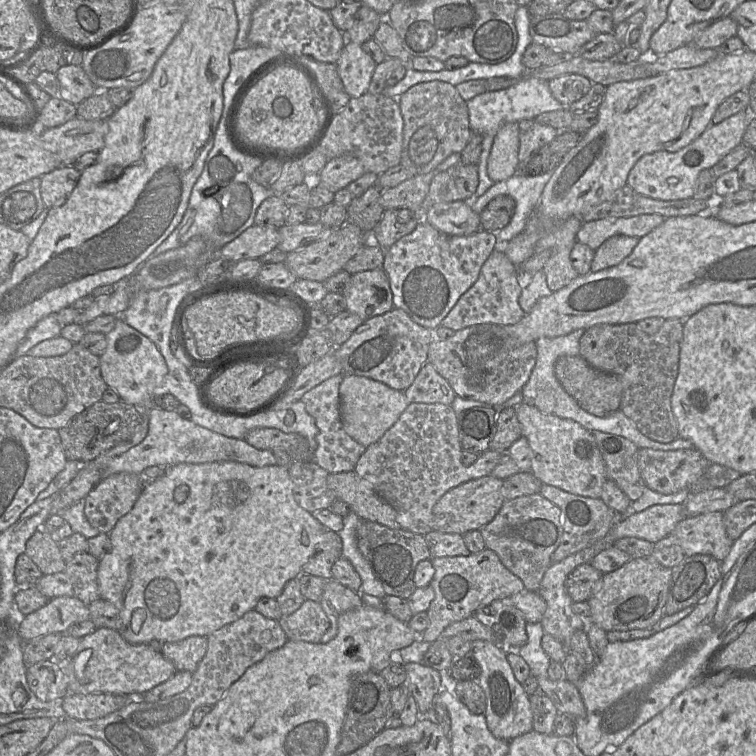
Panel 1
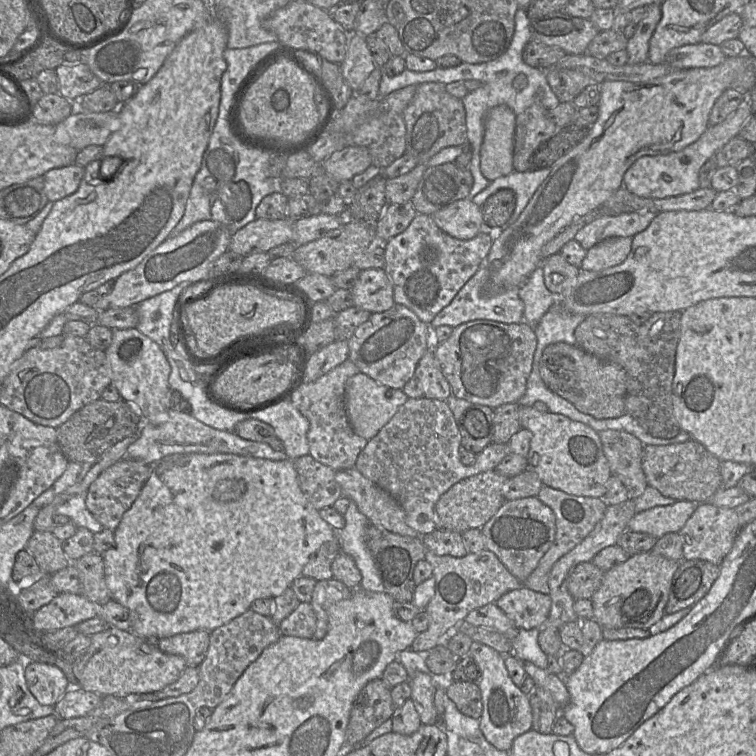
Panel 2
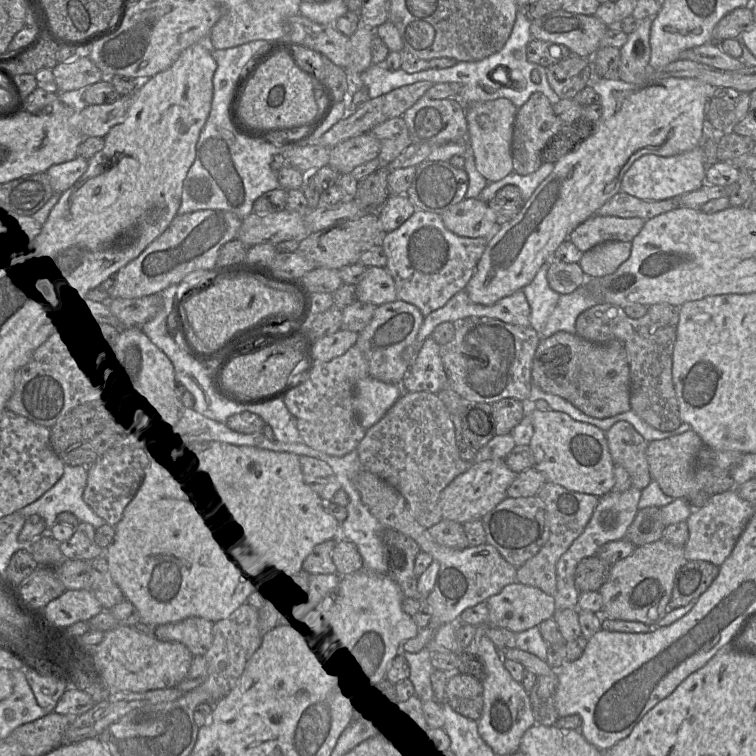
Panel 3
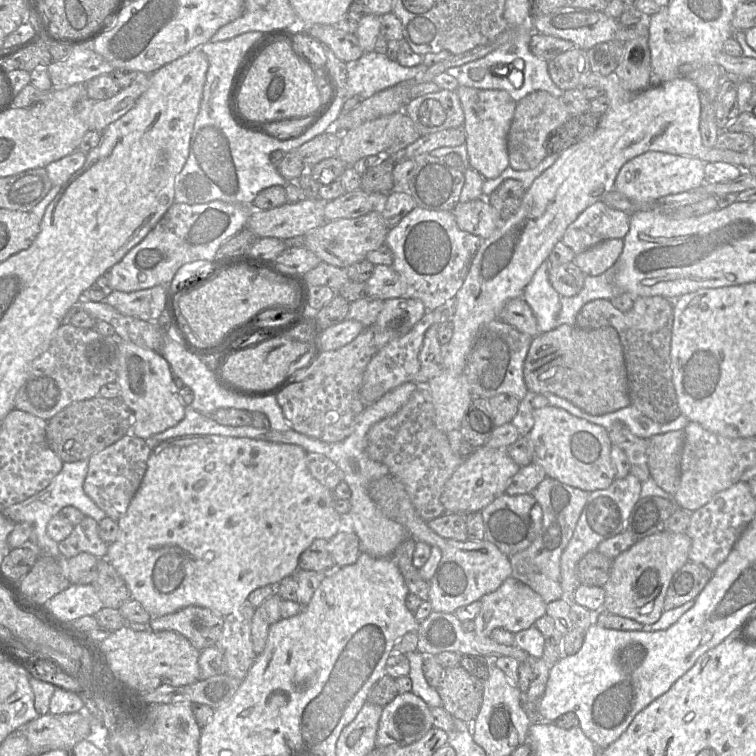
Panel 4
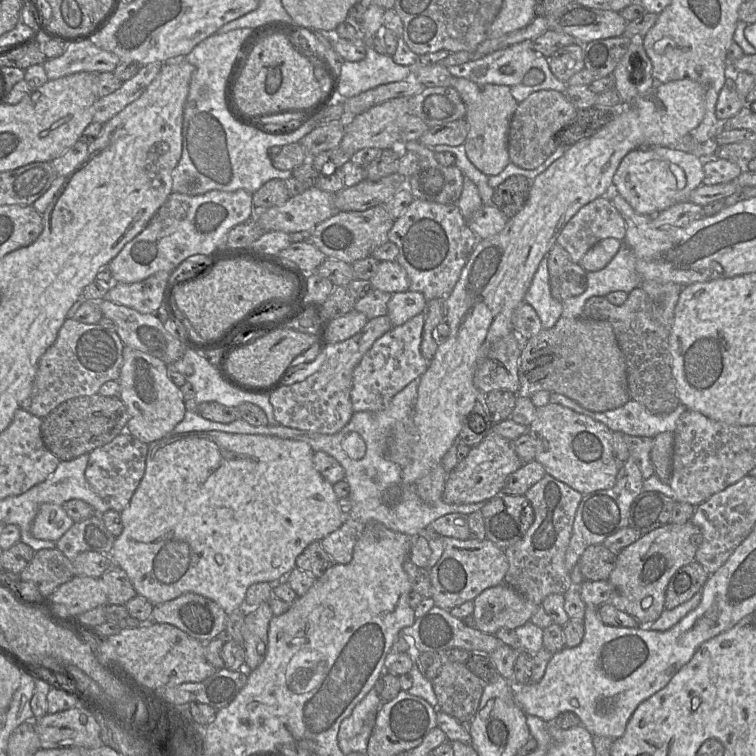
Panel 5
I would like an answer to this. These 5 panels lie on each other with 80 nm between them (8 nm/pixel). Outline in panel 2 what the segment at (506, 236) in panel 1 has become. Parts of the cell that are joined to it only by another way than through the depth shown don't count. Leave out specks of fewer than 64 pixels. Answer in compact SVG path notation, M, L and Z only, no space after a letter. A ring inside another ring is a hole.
M551 167L526 172L513 171L509 175L498 178L479 192L472 201L482 207L485 201L500 189L511 189L516 195L516 208L506 225L514 223L524 210L535 191L549 176Z

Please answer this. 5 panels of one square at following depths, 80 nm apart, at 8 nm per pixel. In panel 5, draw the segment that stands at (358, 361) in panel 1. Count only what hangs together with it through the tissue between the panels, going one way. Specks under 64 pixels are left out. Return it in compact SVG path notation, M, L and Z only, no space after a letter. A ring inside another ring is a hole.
M407 290L393 293L387 305L387 315L392 327L400 326L414 316L424 312L427 302L421 292Z

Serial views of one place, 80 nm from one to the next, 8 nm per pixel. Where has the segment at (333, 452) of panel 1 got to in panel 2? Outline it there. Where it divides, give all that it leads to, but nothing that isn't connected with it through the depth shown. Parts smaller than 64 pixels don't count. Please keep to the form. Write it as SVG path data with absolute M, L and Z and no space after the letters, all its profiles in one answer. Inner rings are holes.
M348 358L318 379L304 383L291 397L293 405L310 423L307 433L309 455L335 471L355 467L359 453L368 443L354 432L345 410L345 383L358 373L359 368Z

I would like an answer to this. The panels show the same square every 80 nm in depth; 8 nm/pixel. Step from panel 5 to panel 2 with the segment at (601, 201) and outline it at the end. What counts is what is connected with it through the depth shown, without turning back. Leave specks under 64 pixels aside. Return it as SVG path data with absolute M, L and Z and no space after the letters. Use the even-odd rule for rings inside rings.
M624 213L617 216L604 216L580 229L574 240L588 250L605 239L612 237L634 237L644 231L657 213Z

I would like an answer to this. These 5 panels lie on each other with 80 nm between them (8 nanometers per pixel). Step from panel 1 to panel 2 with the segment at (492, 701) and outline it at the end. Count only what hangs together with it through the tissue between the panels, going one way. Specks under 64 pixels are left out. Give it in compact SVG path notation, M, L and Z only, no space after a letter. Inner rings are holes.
M473 641L469 655L480 669L478 687L482 695L483 711L480 730L486 740L498 750L510 751L513 740L532 729L532 709L528 696L515 685L507 671L504 655L492 647Z

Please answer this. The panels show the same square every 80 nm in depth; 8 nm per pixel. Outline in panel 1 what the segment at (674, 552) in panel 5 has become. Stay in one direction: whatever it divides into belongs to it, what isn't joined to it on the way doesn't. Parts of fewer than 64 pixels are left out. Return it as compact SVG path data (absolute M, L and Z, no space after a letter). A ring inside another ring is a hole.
M651 556L630 559L620 568L603 574L598 587L587 600L590 606L588 623L606 632L653 628L663 616L671 578L672 568L662 566Z

